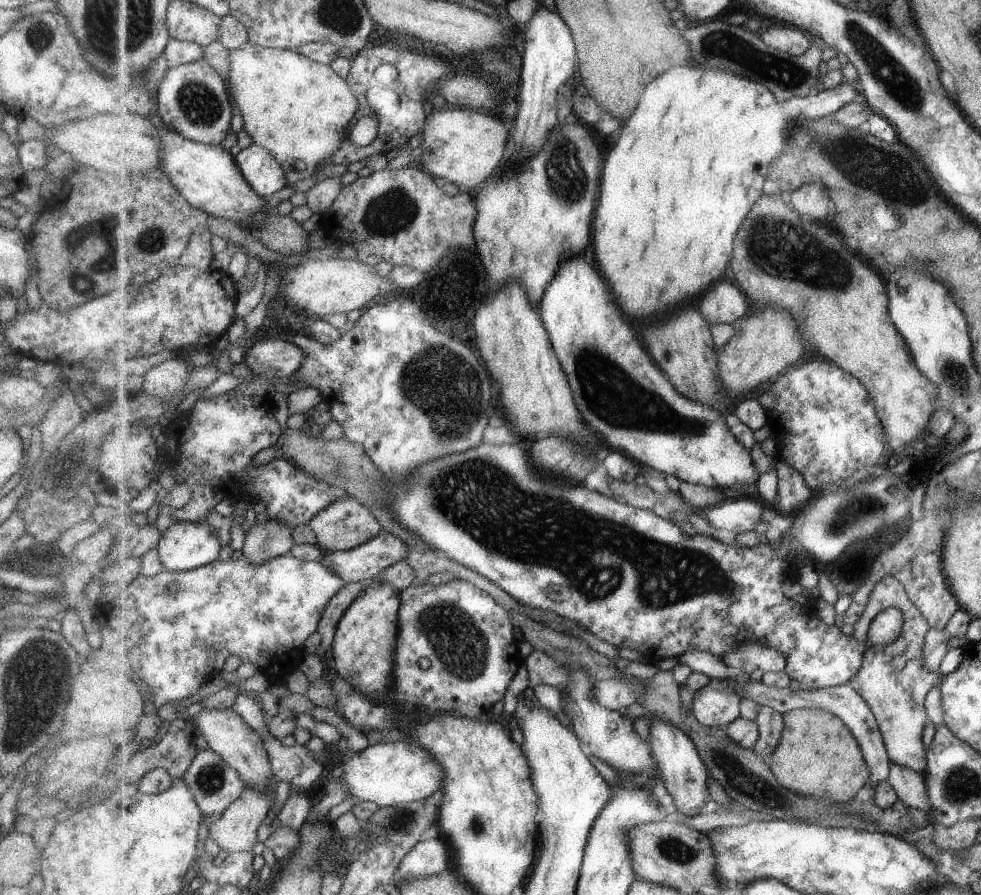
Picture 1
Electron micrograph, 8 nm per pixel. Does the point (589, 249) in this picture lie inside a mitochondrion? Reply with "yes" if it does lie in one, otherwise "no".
no

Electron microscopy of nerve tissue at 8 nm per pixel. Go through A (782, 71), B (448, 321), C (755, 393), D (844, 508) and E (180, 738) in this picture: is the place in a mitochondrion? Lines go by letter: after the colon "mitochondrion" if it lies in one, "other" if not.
A: mitochondrion
B: other
C: other
D: mitochondrion
E: other

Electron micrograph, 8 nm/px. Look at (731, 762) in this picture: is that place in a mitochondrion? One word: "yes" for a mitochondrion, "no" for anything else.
yes

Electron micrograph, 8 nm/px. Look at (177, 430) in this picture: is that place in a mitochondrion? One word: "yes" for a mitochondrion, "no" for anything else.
no

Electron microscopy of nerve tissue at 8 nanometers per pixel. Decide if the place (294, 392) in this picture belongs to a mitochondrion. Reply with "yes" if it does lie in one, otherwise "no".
no

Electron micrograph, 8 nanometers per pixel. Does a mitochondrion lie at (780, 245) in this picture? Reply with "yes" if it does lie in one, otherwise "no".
yes

